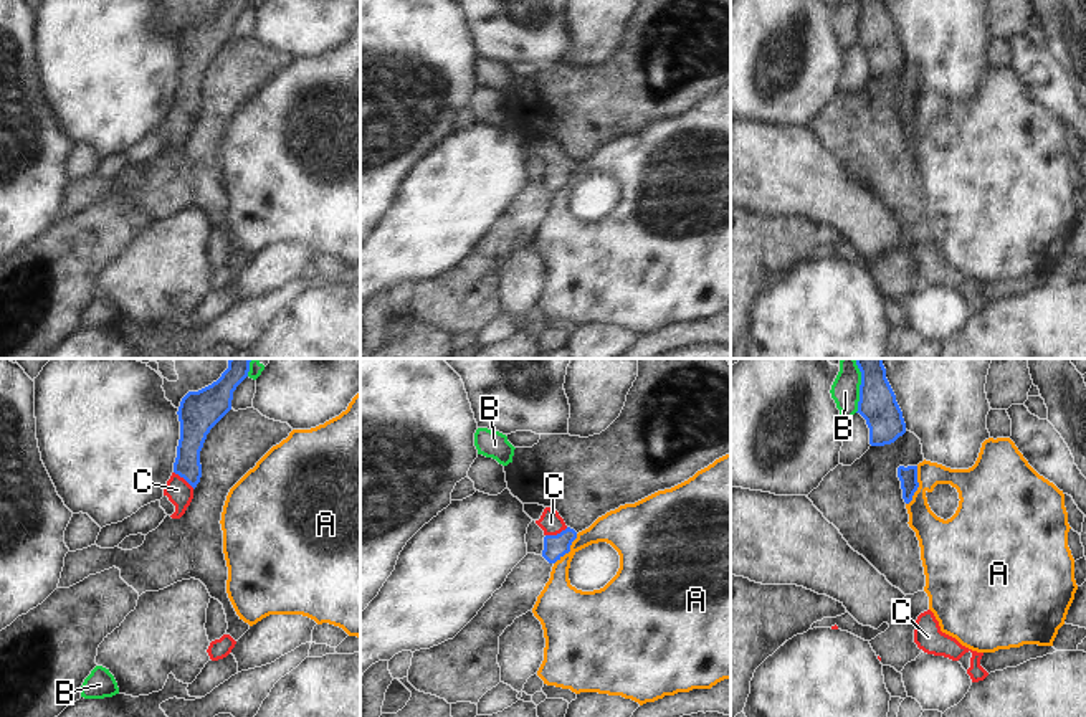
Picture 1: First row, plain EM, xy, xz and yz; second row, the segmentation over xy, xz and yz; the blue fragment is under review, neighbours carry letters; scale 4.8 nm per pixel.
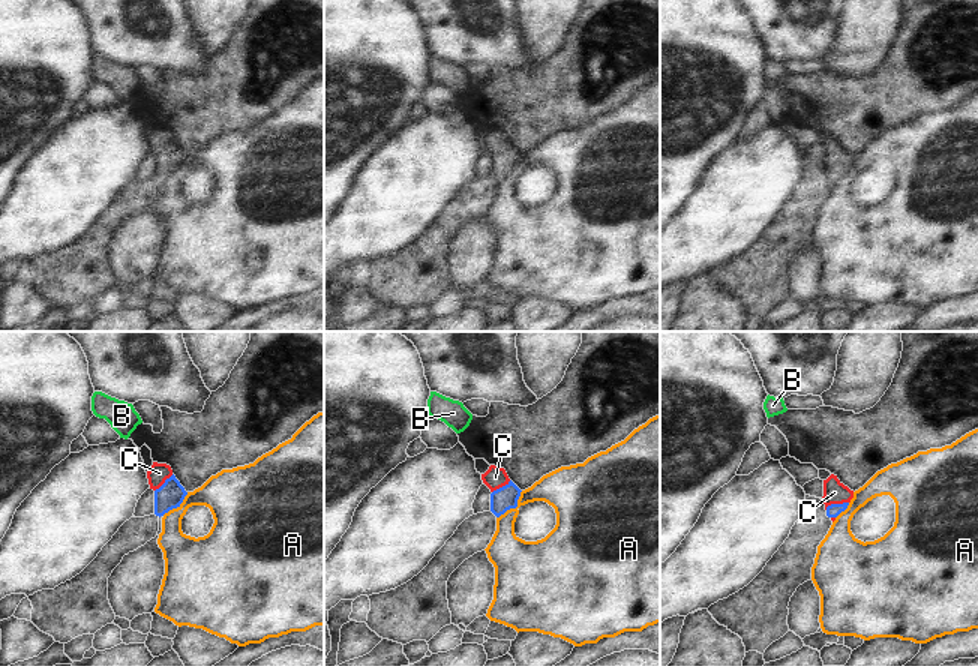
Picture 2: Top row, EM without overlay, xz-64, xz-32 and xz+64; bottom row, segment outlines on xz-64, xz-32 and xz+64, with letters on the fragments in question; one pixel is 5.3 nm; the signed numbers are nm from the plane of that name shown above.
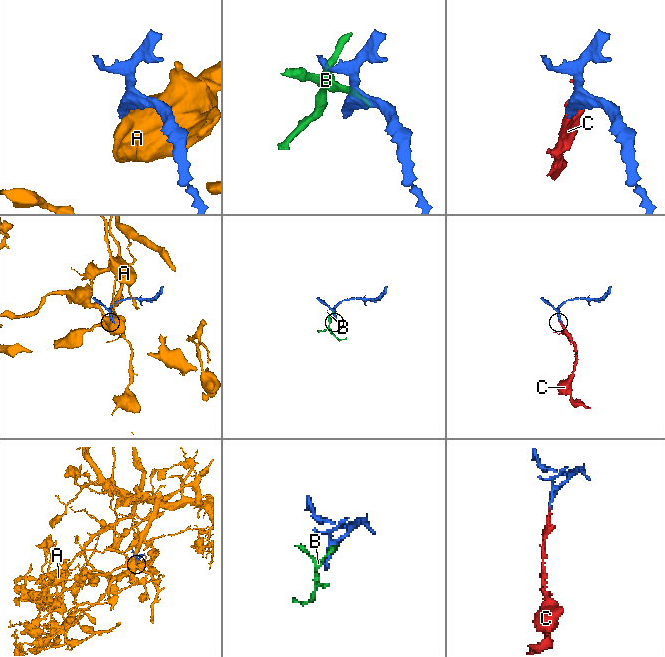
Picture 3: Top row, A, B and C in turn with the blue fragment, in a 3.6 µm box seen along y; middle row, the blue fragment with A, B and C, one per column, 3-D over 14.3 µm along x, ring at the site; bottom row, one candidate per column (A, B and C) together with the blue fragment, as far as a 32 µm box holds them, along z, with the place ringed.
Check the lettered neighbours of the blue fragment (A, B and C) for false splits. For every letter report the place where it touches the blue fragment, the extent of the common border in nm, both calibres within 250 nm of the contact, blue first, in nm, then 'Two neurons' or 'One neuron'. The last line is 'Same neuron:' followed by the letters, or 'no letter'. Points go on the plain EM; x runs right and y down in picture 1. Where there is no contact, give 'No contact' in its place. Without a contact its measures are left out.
A: Touches blue at yz (918, 116). Shared border 200 nm. Thickness 90 nm (blue) against 170 nm. Two neurons
B: Touches blue at yz (860, 22). Shared border 200 nm. Thickness 180 nm (blue) against 140 nm. Two neurons
C: Touches blue at xz (557, 164). Shared border 120 nm. Thickness 110 nm (blue) against 110 nm. One neuron
Same neuron: C

